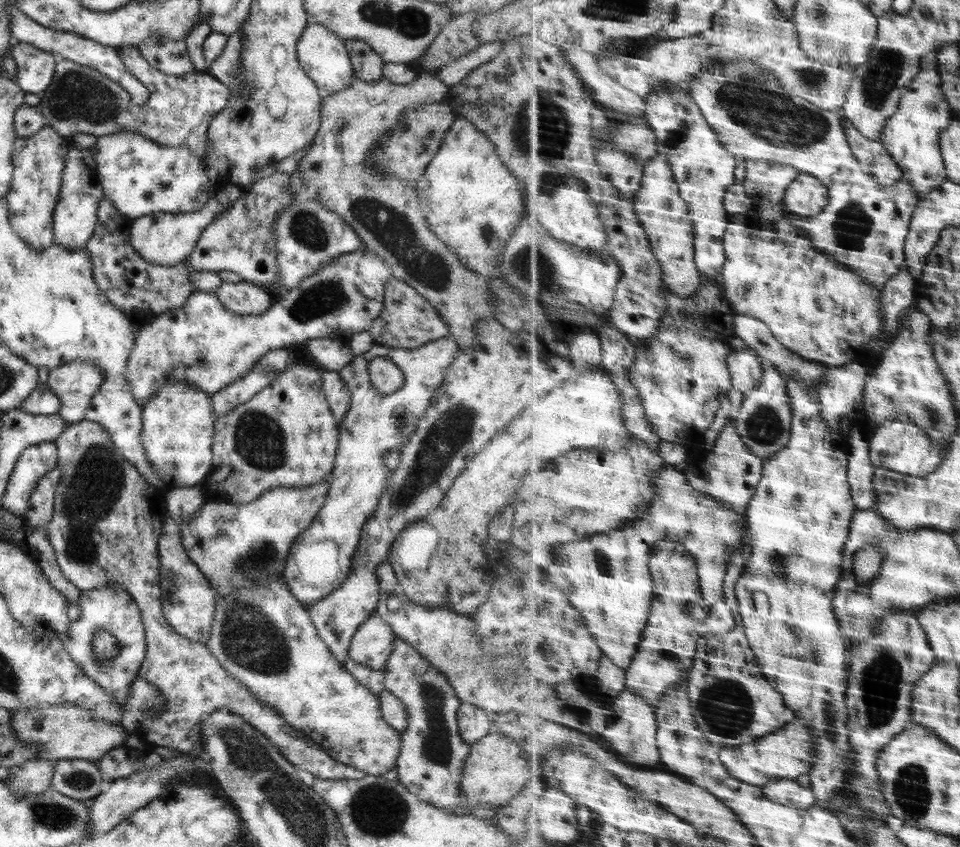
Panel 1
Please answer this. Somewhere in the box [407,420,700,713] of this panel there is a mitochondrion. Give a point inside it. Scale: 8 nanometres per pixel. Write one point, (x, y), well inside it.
(606, 567)

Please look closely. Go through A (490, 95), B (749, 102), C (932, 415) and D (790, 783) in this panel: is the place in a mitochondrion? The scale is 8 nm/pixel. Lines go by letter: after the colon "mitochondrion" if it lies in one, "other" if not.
A: other
B: mitochondrion
C: mitochondrion
D: other

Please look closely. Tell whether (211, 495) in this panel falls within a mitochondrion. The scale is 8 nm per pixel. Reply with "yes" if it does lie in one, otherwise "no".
no

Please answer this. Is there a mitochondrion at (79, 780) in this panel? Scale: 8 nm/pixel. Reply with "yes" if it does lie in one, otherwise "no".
yes

